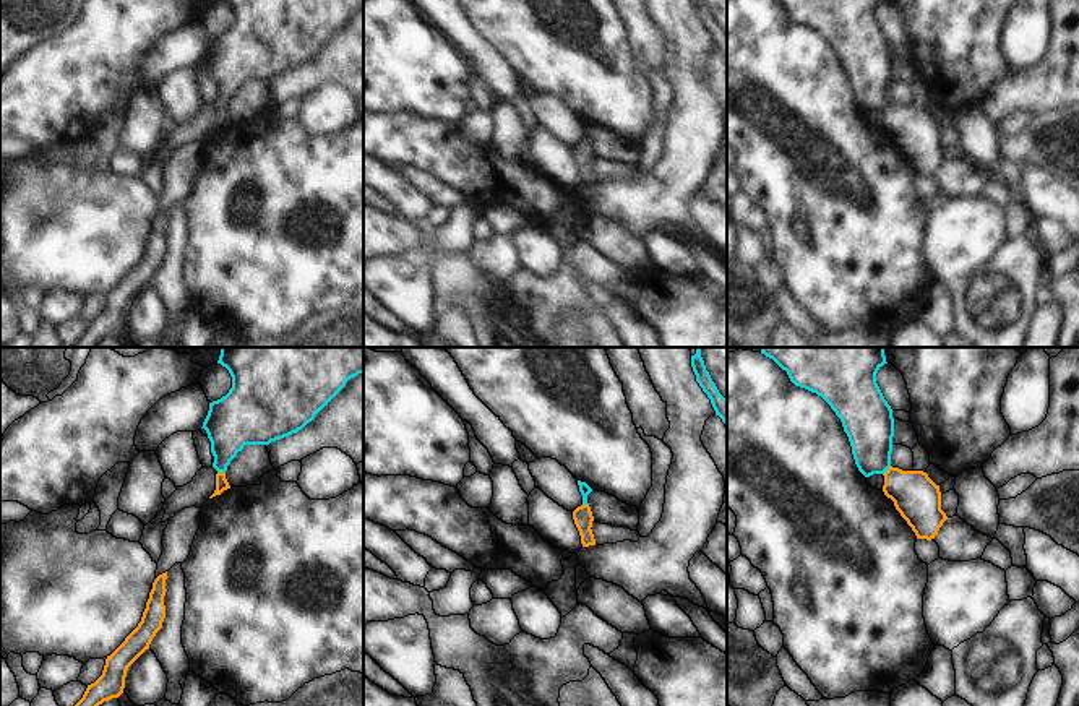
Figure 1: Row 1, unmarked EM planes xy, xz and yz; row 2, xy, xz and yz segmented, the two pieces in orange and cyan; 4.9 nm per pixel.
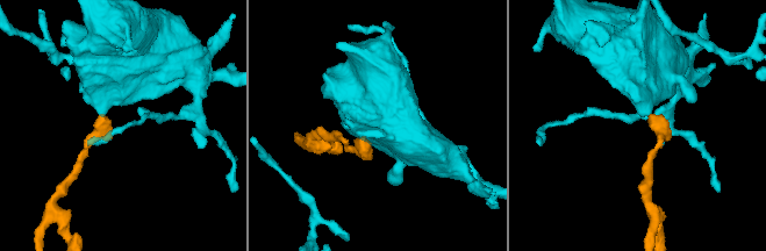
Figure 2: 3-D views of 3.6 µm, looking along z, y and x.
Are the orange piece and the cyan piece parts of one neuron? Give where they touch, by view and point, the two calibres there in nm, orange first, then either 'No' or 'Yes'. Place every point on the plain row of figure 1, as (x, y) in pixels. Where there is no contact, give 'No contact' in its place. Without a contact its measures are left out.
Touches orange at yz (886, 107). Thickness 220 nm (orange) against 240 nm. Yes.

